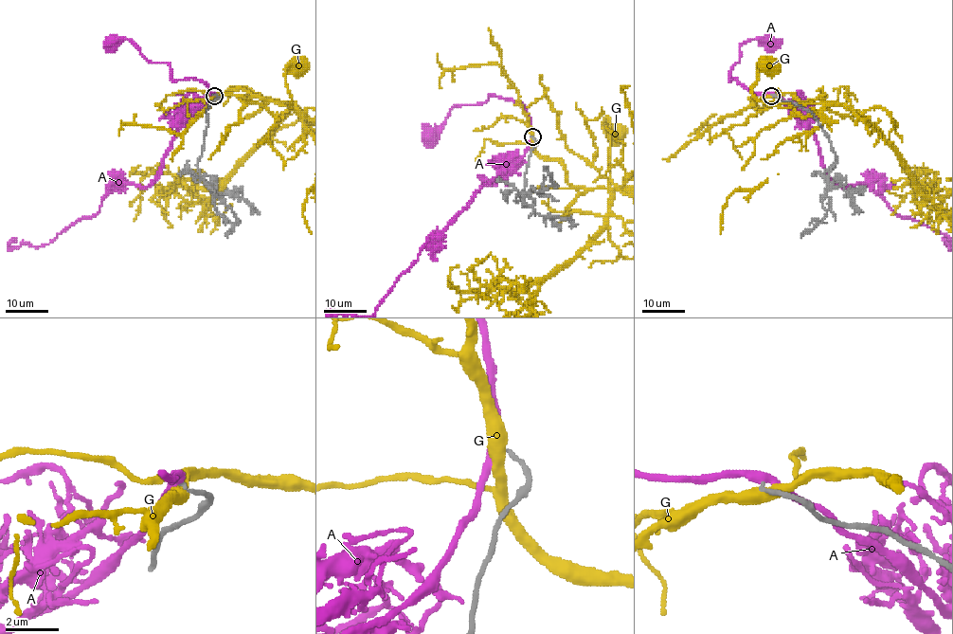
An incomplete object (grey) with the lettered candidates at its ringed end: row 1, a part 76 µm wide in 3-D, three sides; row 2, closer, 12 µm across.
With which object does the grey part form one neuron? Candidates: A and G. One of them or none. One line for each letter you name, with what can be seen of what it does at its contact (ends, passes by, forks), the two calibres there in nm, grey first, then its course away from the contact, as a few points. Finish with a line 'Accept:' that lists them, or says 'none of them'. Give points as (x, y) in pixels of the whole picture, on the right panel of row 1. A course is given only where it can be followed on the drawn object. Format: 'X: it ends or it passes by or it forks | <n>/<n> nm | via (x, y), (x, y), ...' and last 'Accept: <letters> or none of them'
Accept: none of them

